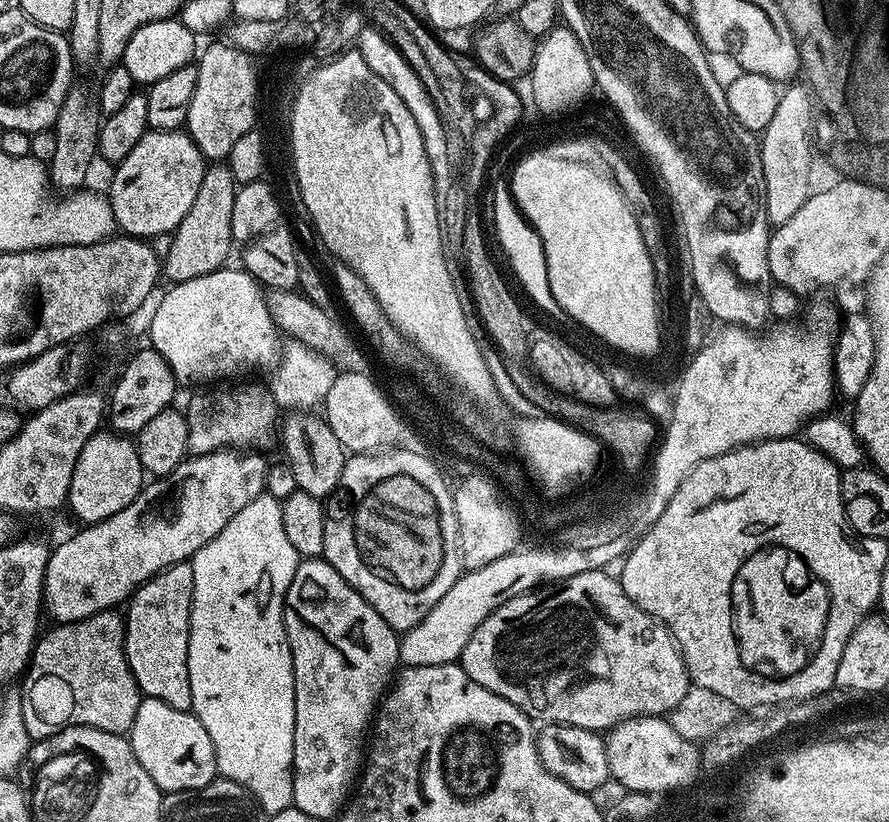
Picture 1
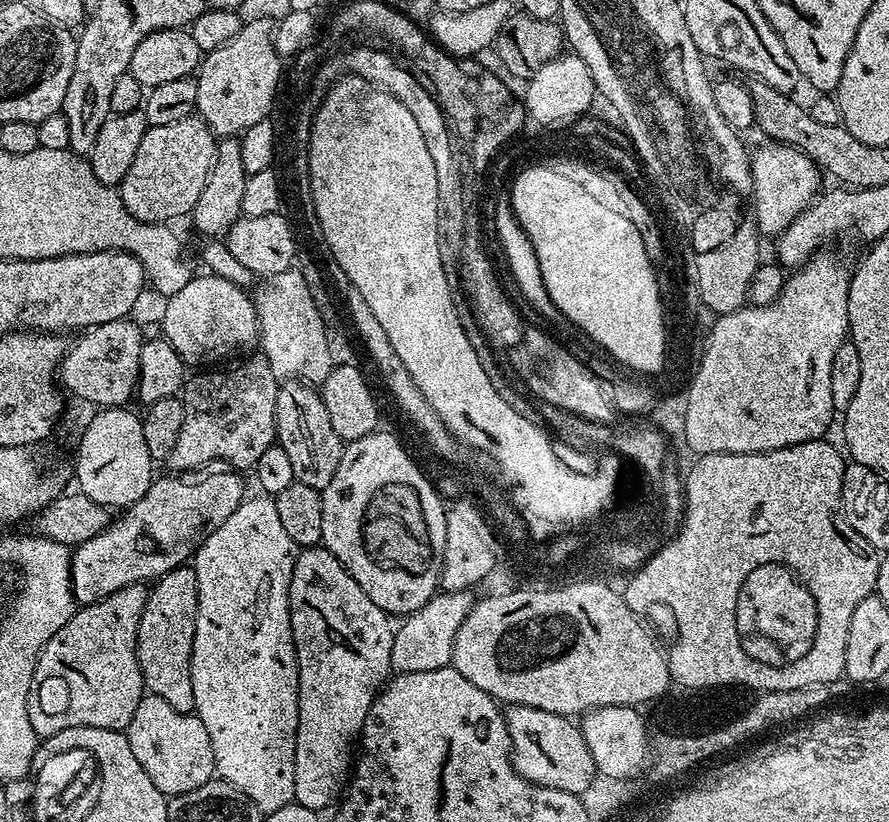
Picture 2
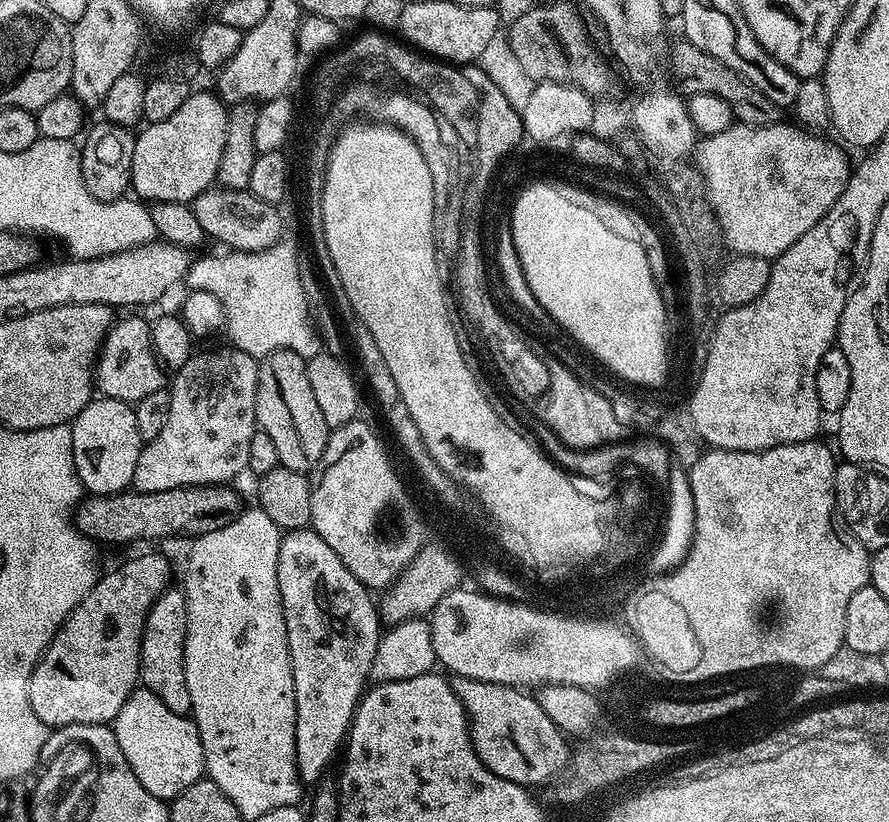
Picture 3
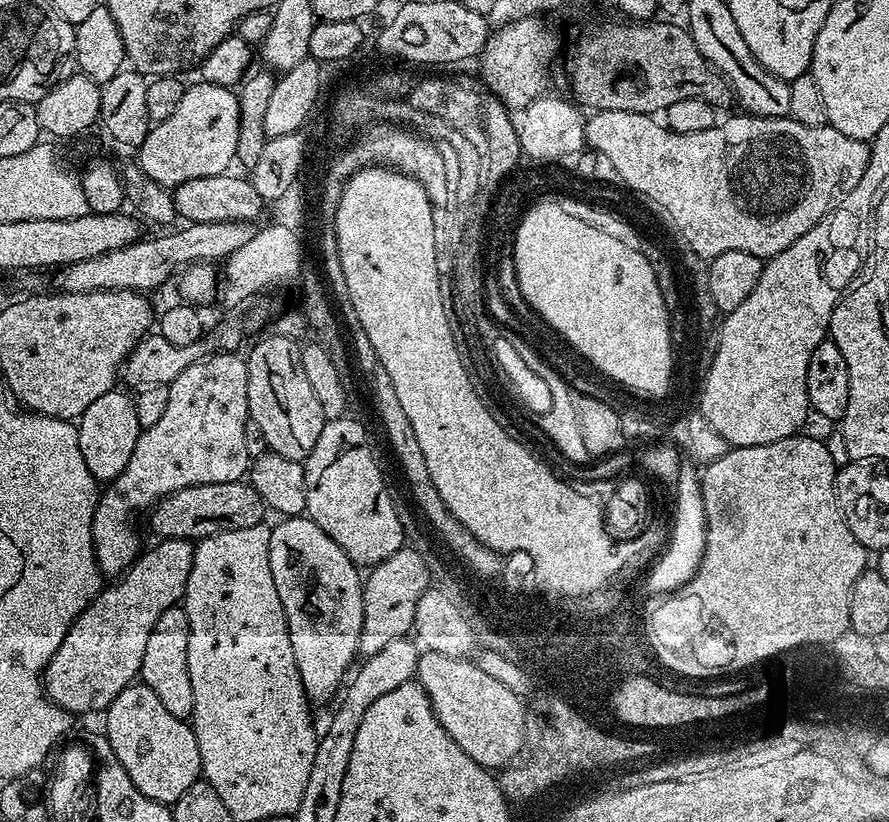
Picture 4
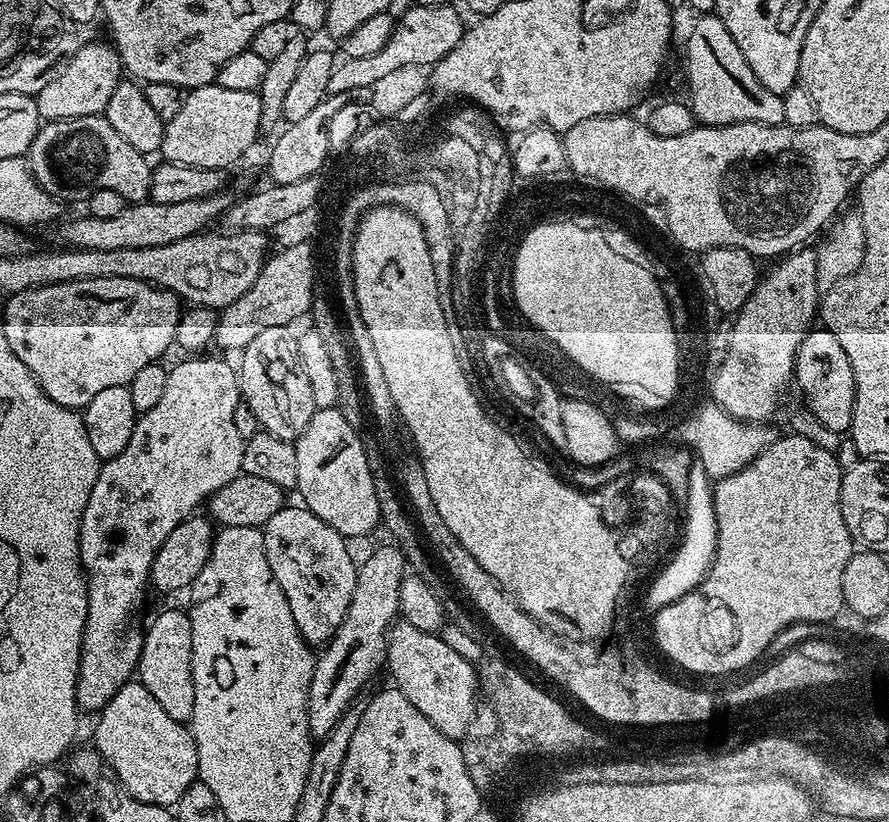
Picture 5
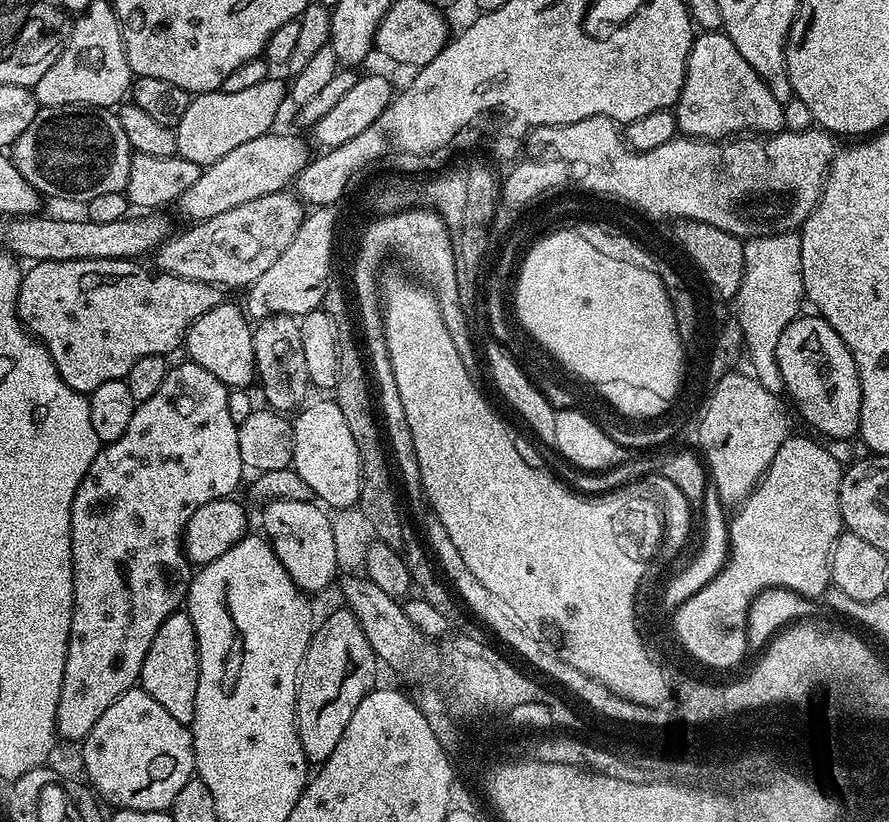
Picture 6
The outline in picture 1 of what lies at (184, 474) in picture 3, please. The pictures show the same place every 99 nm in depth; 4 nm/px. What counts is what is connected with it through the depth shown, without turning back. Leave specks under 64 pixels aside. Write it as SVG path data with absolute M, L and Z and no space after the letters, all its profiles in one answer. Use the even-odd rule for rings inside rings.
M244 384L241 388L232 388L236 386L220 386L217 392L208 392L212 390L204 390L201 396L196 396L192 401L189 402L188 408L186 407L186 415L188 418L188 451L189 453L195 454L197 456L201 456L202 454L206 454L207 452L219 452L221 450L238 450L246 445L255 445L252 444L258 441L262 436L266 435L268 430L271 428L272 423L276 420L276 413L278 413L278 407L276 405L275 399L272 396L272 393L269 391L264 384Z

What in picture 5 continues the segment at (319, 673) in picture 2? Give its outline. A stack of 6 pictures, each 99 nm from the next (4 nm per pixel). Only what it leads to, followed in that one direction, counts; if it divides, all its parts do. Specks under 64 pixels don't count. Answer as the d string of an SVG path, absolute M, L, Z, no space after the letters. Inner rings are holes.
M303 506L278 510L262 531L270 570L290 602L290 614L294 614L302 638L309 646L327 644L346 618L356 585L358 564L348 553L349 541Z

